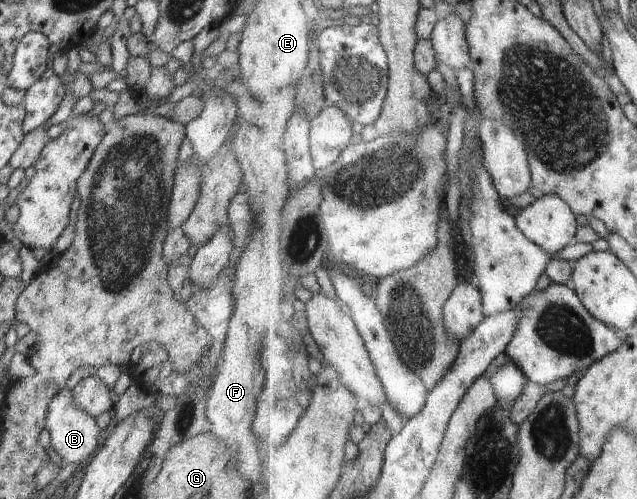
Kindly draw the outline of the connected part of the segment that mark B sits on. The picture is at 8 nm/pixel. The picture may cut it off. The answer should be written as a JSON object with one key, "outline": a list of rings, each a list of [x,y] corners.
{"outline":[[[68,387],[62,389],[52,399],[48,407],[45,431],[48,437],[47,442],[50,442],[51,448],[61,457],[63,465],[76,467],[86,464],[98,450],[99,436],[101,436],[102,432],[97,426],[96,420],[84,414],[73,403],[73,390],[70,390]]]}

